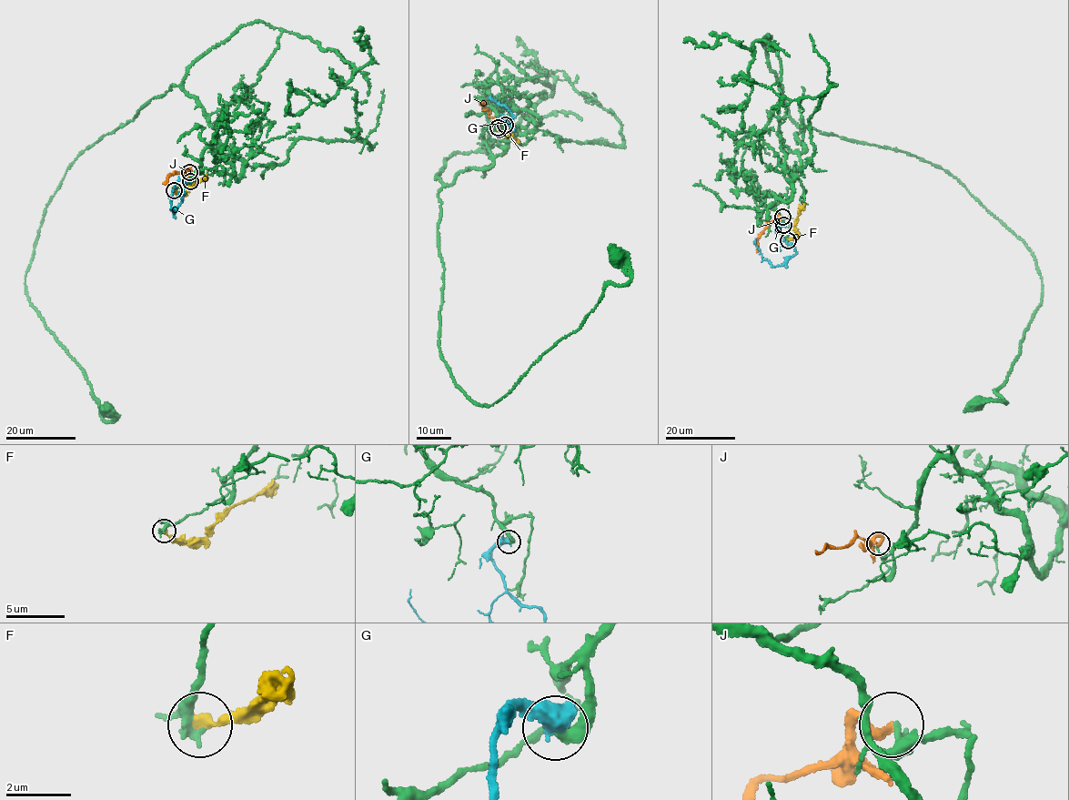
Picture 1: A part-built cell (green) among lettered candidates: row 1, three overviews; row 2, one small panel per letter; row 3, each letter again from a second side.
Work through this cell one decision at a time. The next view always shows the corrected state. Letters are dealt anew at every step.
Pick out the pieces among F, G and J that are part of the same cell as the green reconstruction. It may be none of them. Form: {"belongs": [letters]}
{"belongs": ["G"]}

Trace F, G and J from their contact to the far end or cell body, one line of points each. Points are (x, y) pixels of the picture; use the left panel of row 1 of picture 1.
F: (173, 191), (182, 194), (206, 177)
G: (190, 181), (186, 179), (181, 200), (173, 211), (170, 196), (179, 177)
J: (189, 172), (183, 168), (168, 176), (165, 185)

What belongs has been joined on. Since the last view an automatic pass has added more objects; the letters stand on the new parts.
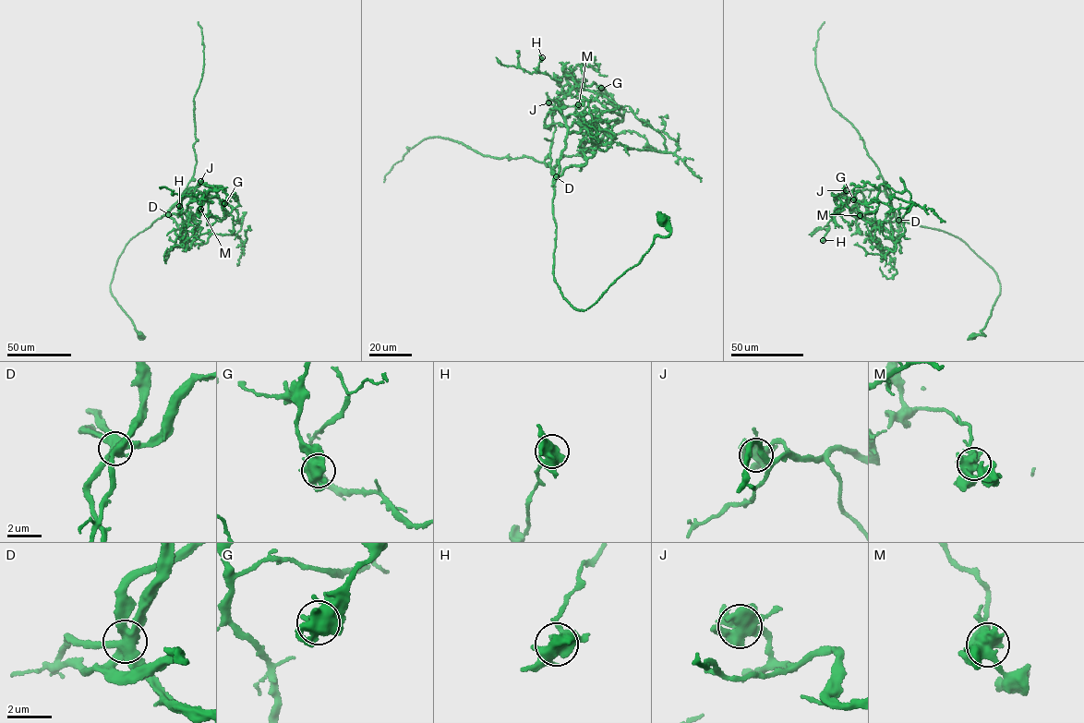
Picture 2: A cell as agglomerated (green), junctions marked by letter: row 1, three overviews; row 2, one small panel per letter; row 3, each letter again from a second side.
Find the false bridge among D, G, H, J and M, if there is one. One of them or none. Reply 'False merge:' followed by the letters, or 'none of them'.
False merge: D

